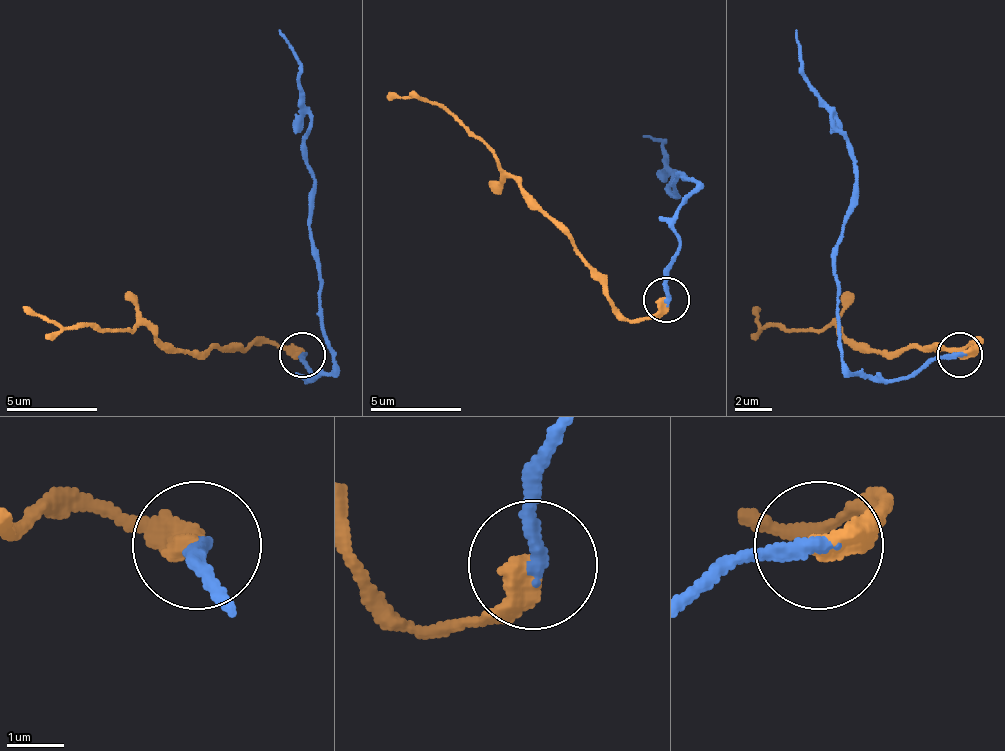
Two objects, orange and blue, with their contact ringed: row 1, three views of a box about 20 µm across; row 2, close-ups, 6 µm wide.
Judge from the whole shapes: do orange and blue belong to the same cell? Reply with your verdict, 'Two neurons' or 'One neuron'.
Two neurons

